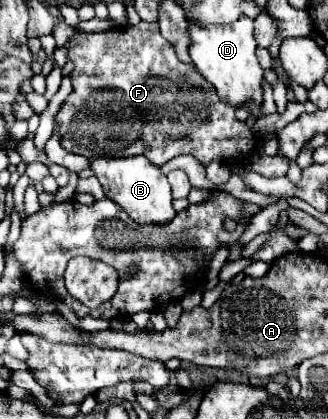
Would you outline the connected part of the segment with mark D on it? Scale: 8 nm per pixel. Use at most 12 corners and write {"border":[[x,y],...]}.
{"border":[[253,19],[189,25],[191,59],[221,101],[263,117]]}

